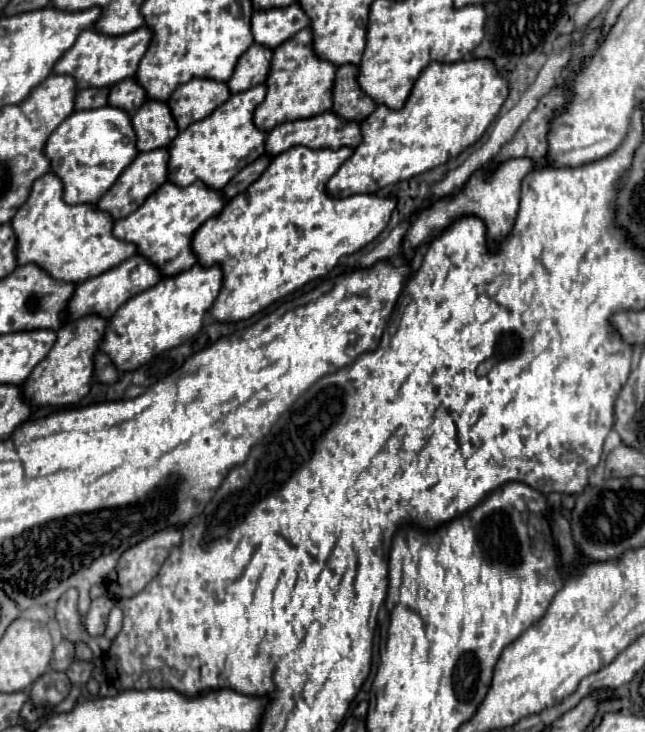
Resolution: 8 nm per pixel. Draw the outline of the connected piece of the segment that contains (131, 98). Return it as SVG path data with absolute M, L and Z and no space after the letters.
M127 78L111 86L107 100L109 104L113 104L113 108L125 108L125 112L133 116L133 112L137 112L137 108L147 100L147 96L145 96L145 90L135 82L135 78Z

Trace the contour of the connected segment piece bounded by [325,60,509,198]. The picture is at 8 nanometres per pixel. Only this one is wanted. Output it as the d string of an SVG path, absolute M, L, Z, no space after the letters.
M485 60L429 64L415 80L401 110L377 106L375 112L361 122L361 144L331 176L325 186L327 194L333 198L373 194L389 184L409 180L445 164L483 136L507 94L509 84L505 84L505 80L493 72L493 64L485 64Z

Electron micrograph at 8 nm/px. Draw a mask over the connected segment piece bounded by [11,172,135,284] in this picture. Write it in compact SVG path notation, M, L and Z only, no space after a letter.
M47 172L33 182L27 202L11 220L11 228L17 236L17 264L33 262L55 280L81 284L135 254L133 244L117 240L111 234L113 218L107 212L101 212L91 204L67 206L61 200L61 190L61 180L53 172Z

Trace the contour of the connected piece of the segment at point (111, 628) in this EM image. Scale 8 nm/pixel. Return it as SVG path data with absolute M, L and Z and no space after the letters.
M117 606L113 607L107 619L107 628L104 633L106 638L113 640L121 631L123 620L123 612Z

